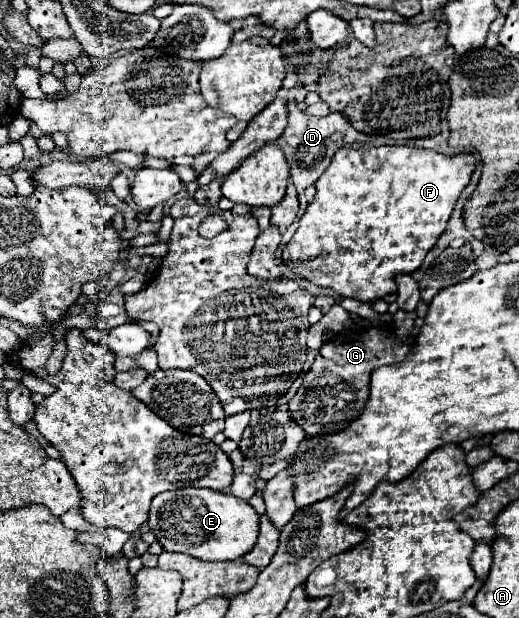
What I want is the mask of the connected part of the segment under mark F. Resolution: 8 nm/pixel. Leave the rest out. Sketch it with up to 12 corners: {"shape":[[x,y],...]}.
{"shape":[[338,149],[282,261],[342,297],[396,293],[472,153]]}

